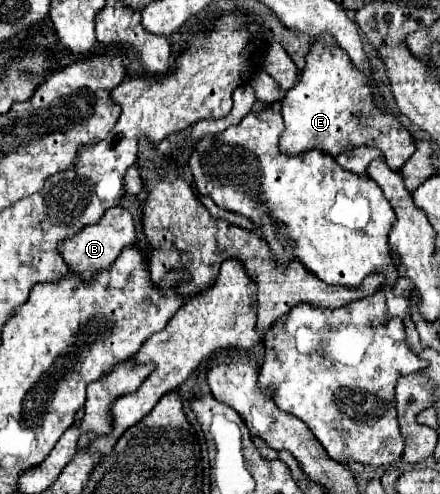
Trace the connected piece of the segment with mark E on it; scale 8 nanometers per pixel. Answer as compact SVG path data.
M312 44L298 84L290 88L282 100L282 116L286 128L280 136L280 150L286 156L300 156L320 148L336 158L340 152L372 146L380 148L390 168L400 170L416 150L414 138L396 116L384 116L384 112L376 108L372 94L366 90L364 76L352 68L352 62L340 52L340 48Z

